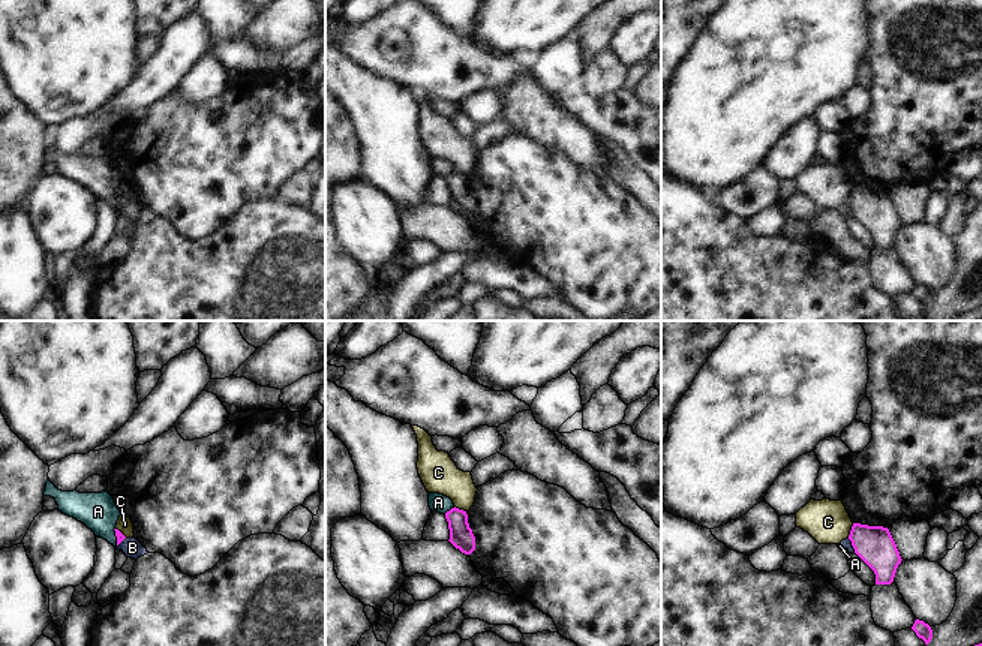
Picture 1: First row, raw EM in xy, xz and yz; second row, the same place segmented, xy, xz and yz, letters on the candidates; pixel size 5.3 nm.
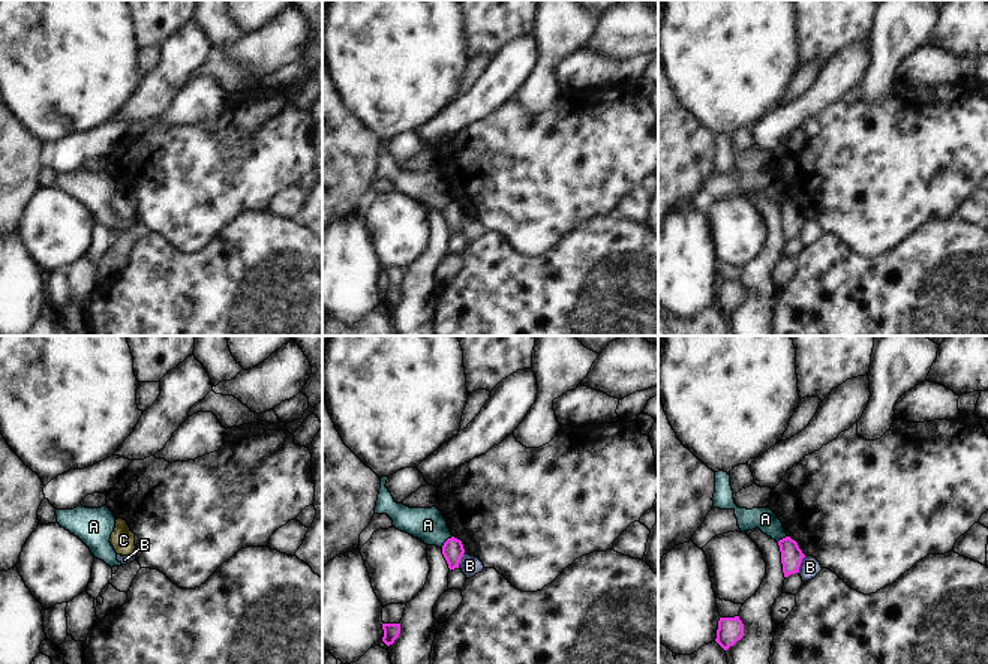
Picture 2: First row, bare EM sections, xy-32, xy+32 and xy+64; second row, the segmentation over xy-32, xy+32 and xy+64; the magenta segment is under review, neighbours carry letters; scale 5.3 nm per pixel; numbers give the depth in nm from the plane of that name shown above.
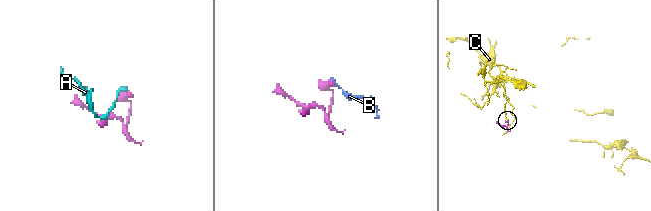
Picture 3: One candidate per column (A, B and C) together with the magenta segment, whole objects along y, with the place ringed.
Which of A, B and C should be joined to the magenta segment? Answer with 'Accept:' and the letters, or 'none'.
Accept: none

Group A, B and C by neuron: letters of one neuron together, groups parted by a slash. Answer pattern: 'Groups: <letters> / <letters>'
Groups: A B / C

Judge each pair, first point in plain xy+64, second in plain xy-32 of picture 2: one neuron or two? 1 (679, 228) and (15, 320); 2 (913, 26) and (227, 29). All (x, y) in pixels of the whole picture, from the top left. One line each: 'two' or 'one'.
1: one
2: one

